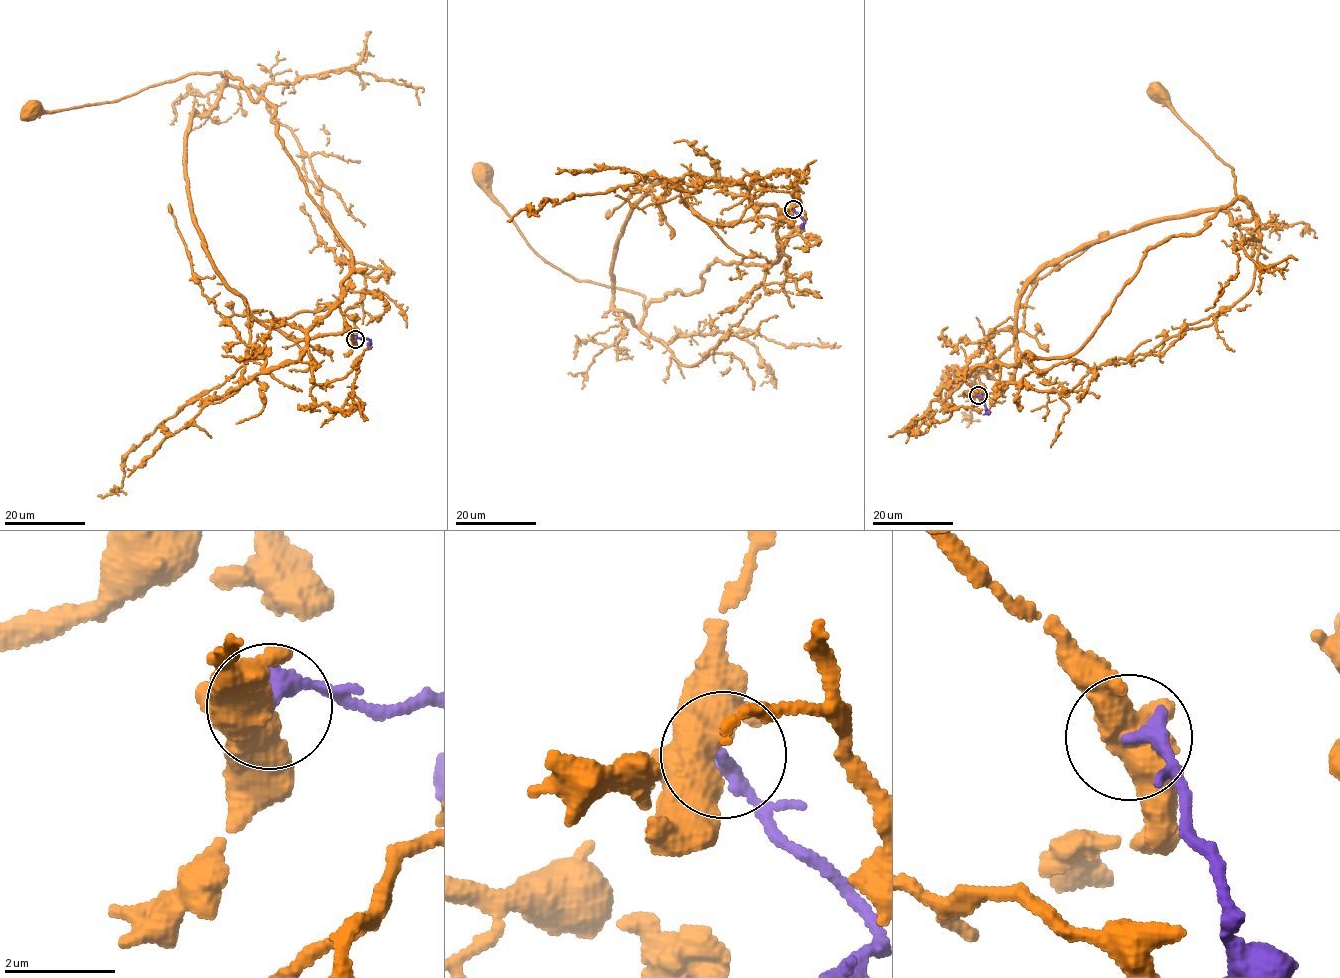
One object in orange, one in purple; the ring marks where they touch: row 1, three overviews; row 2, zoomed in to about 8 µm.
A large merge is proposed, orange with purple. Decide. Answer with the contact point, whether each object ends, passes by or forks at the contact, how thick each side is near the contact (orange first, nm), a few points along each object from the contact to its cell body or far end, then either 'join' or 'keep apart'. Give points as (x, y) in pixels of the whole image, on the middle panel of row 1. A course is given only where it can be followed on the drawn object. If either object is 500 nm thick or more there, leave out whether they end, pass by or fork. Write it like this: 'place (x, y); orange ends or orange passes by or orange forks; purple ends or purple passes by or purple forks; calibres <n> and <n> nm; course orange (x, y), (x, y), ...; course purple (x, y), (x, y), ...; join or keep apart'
place (793, 209); calibres 500 and 300 nm; course orange (793, 209), (757, 174), (752, 202), (790, 223), (781, 258), (713, 261), (646, 308), (545, 262), (480, 177); course purple (793, 209), (802, 223); keep apart

